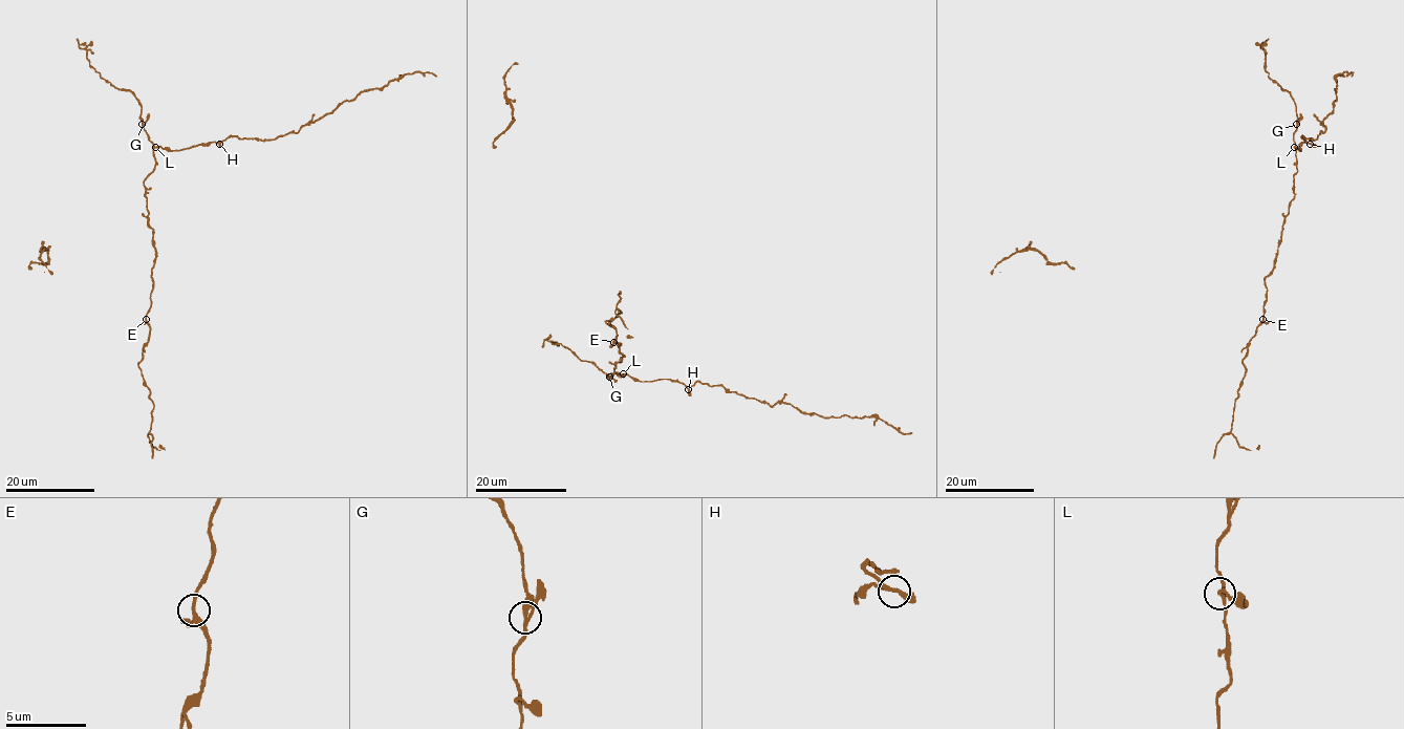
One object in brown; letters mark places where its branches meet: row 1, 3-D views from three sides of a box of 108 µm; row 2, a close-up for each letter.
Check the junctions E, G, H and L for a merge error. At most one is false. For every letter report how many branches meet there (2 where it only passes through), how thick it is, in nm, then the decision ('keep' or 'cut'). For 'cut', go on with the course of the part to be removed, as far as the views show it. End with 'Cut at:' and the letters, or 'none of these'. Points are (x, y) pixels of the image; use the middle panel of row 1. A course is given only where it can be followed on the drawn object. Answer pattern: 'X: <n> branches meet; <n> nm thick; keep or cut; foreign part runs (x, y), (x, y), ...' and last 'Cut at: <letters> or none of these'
E: 3 branches meet; 260 nm thick; keep
G: 3 branches meet; 240 nm thick; keep
H: 3 branches meet; 240 nm thick; keep
L: 3 branches meet; 220 nm thick; keep
Cut at: none of these

